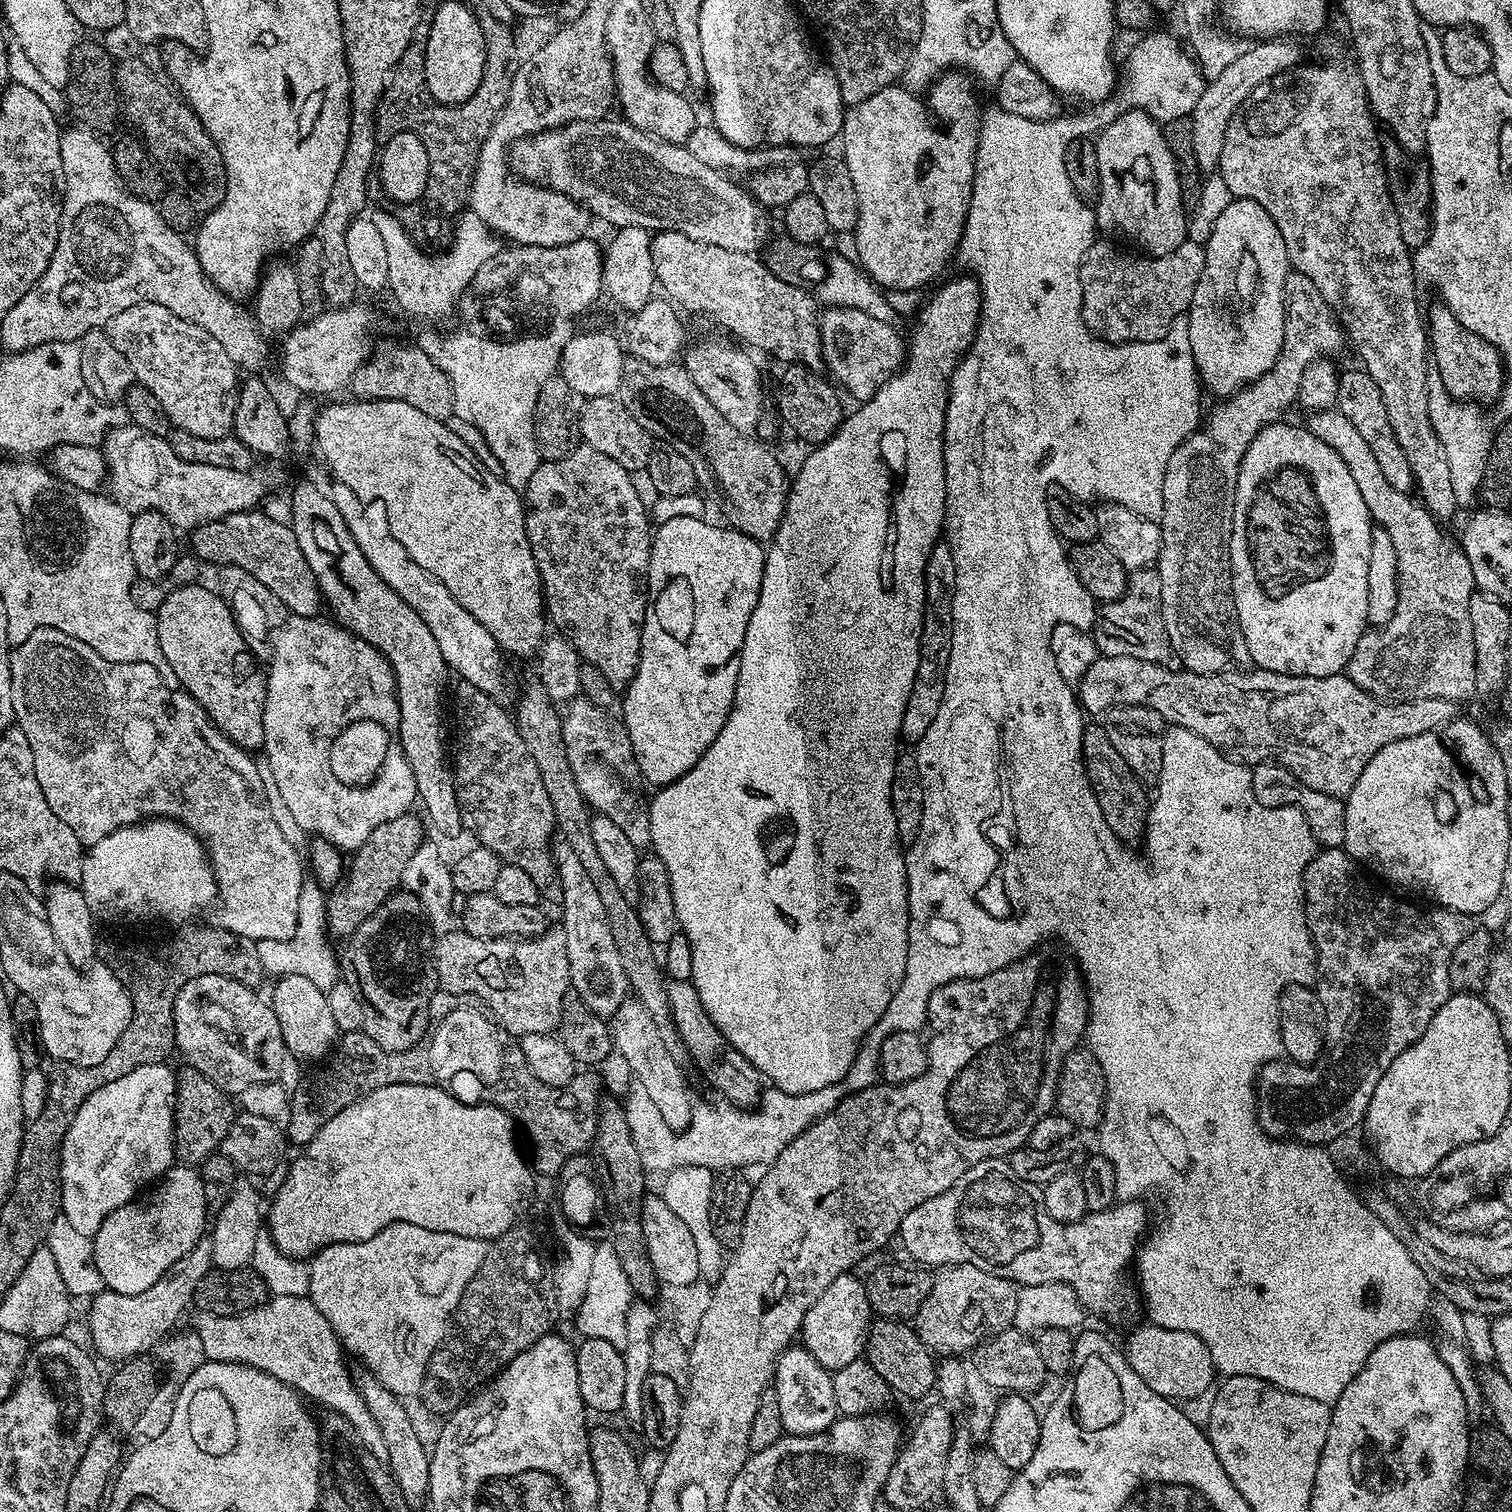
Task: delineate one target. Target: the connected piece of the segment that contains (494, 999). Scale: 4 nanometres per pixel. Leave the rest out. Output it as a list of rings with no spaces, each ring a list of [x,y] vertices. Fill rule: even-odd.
[[[549,927],[541,936],[493,940],[455,930],[441,935],[431,953],[439,987],[448,994],[475,996],[513,1036],[552,1034],[559,1029],[572,982],[563,927]]]

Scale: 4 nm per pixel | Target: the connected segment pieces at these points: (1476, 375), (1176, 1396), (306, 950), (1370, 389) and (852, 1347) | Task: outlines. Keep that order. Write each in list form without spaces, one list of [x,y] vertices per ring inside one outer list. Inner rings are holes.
[[[1436,302],[1432,309],[1426,312],[1426,327],[1430,341],[1430,356],[1438,378],[1444,383],[1444,388],[1454,400],[1471,398],[1476,402],[1484,400],[1499,401],[1500,391],[1504,389],[1504,360],[1486,338],[1466,330],[1462,322],[1456,320],[1456,315],[1443,302]]]
[[[1144,1322],[1128,1336],[1128,1345],[1123,1345],[1124,1356],[1130,1362],[1134,1374],[1154,1390],[1154,1394],[1162,1394],[1171,1402],[1185,1402],[1200,1396],[1208,1387],[1213,1387],[1212,1379],[1217,1379],[1216,1367],[1212,1364],[1210,1350],[1194,1334],[1186,1330],[1164,1328],[1161,1324]]]
[[[308,882],[304,885],[304,891],[300,895],[298,902],[298,922],[296,923],[296,934],[291,940],[257,940],[256,959],[260,961],[261,969],[265,973],[268,972],[272,978],[279,978],[286,975],[304,975],[306,978],[314,982],[315,986],[320,989],[327,990],[337,983],[336,964],[332,961],[332,952],[328,948],[324,948],[324,944],[320,941],[320,935],[325,935],[326,924],[324,919],[324,905],[326,900],[326,892],[321,885],[315,882]],[[307,956],[314,963],[308,965]]]
[[[1355,366],[1349,372],[1340,372],[1338,382],[1338,398],[1335,407],[1357,428],[1358,434],[1370,445],[1378,466],[1386,482],[1394,486],[1399,492],[1411,493],[1414,488],[1410,462],[1406,462],[1406,454],[1402,454],[1402,446],[1398,446],[1398,438],[1394,438],[1394,430],[1390,426],[1390,418],[1386,416],[1386,402],[1382,400],[1382,390],[1378,390],[1378,382],[1370,378],[1370,374],[1363,367]]]
[[[845,1274],[834,1278],[834,1282],[826,1286],[822,1298],[818,1298],[818,1302],[806,1310],[799,1339],[803,1348],[814,1354],[814,1362],[818,1362],[818,1366],[834,1373],[864,1356],[864,1343],[868,1340],[868,1329],[872,1327],[873,1319],[864,1280],[856,1277],[856,1274]]]

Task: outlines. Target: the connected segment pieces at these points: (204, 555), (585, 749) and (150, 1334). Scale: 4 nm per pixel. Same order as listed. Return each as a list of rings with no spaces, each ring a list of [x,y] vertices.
[[[249,510],[230,514],[226,518],[218,518],[209,524],[191,529],[192,548],[191,555],[197,561],[215,566],[233,564],[246,574],[254,574],[278,602],[282,602],[285,609],[293,616],[315,617],[319,608],[322,608],[322,597],[314,574],[303,558],[299,549],[298,539],[292,529],[291,523],[280,520],[271,520],[261,510]]]
[[[577,698],[567,705],[568,713],[563,713],[562,738],[566,742],[566,758],[570,758],[570,770],[574,770],[574,778],[578,782],[578,790],[582,790],[589,809],[599,815],[610,818],[625,833],[630,842],[634,842],[637,850],[644,850],[651,845],[650,838],[650,803],[649,793],[644,793],[646,781],[636,761],[634,750],[630,746],[630,734],[626,730],[623,719],[609,709],[594,706],[594,702]]]
[[[205,1238],[196,1243],[190,1254],[182,1254],[182,1258],[178,1258],[178,1262],[174,1262],[174,1266],[170,1266],[170,1270],[166,1270],[150,1290],[142,1290],[142,1294],[118,1294],[105,1290],[91,1297],[88,1336],[96,1347],[95,1355],[123,1362],[151,1353],[151,1348],[172,1332],[170,1330],[179,1322],[180,1315],[190,1308],[198,1282],[202,1282],[213,1267],[212,1242]]]

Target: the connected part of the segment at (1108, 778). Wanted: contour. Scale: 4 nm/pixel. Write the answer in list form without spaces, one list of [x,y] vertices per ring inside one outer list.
[[[1089,723],[1082,734],[1082,754],[1084,755],[1084,773],[1092,783],[1094,798],[1098,798],[1098,806],[1102,806],[1102,814],[1106,818],[1106,826],[1117,839],[1133,841],[1145,837],[1150,807],[1149,793],[1144,793],[1145,785],[1126,766],[1126,758],[1118,754],[1118,750],[1110,743],[1110,734],[1106,734],[1103,723]]]

